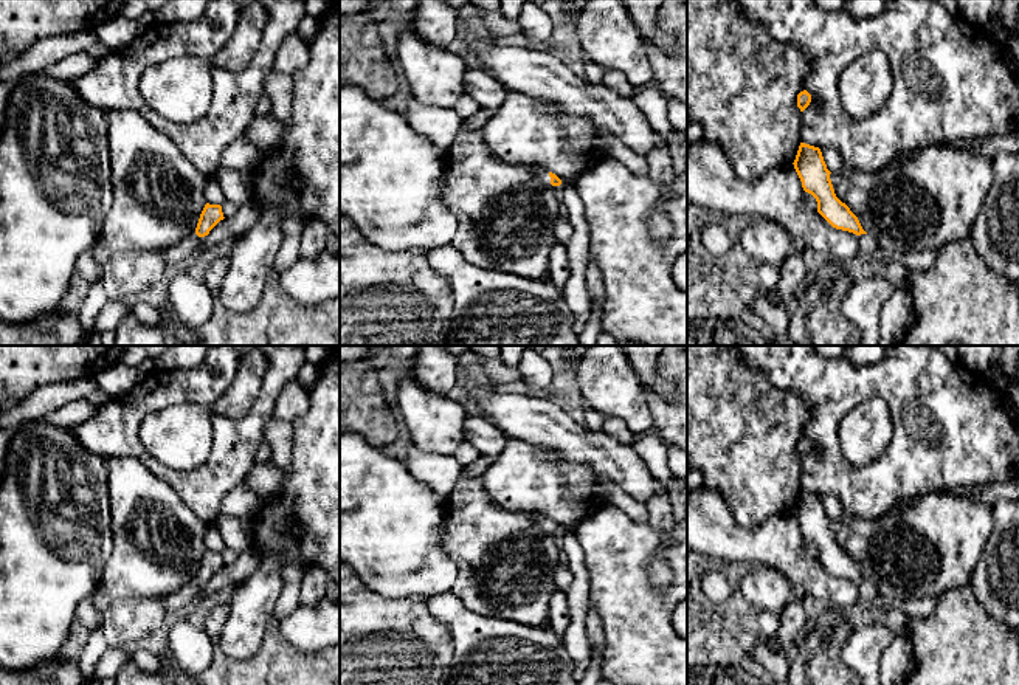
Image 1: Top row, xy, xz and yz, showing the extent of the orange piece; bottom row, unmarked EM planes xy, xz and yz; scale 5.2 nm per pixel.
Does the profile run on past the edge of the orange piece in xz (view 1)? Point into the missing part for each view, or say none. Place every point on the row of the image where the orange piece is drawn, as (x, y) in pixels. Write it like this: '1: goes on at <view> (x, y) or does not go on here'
1: goes on at xz (542, 174)

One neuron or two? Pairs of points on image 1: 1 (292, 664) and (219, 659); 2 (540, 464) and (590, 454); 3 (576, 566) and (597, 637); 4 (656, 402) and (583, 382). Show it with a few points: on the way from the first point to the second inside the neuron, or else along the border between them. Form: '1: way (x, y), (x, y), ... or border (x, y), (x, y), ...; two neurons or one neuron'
1: way (273, 668), (238, 668); one neuron
2: border (526, 442), (552, 451), (560, 459); two neurons
3: border (588, 605), (585, 628), (587, 639), (591, 643); two neurons
4: border (642, 386), (642, 395), (650, 409), (653, 425); two neurons

